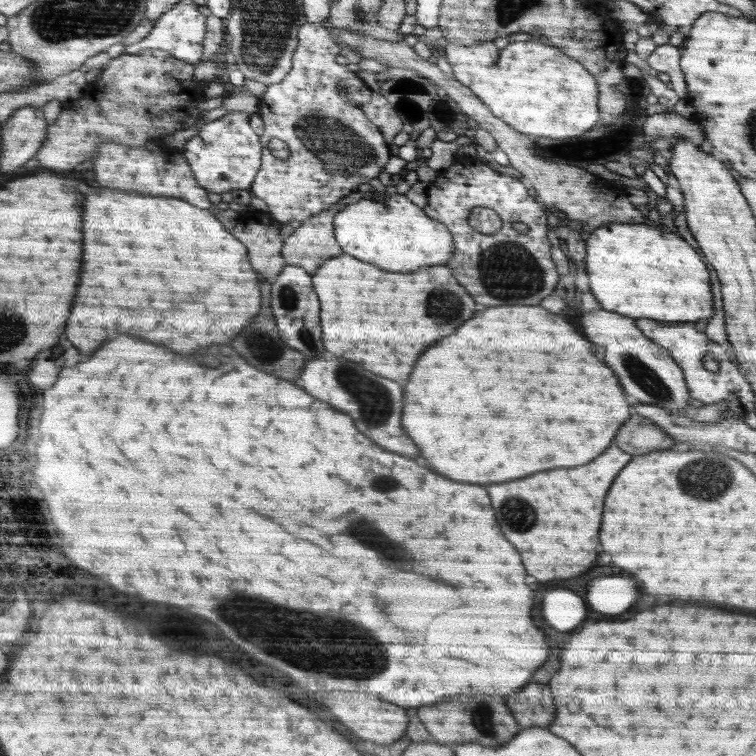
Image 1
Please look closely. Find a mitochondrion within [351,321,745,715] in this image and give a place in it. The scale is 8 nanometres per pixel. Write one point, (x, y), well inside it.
(706, 480)

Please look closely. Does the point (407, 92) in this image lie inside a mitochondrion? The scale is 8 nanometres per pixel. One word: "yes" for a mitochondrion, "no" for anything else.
yes

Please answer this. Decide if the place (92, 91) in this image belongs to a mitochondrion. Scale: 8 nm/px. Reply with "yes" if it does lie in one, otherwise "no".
no

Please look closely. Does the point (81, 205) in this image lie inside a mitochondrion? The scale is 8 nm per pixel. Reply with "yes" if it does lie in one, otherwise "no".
no

